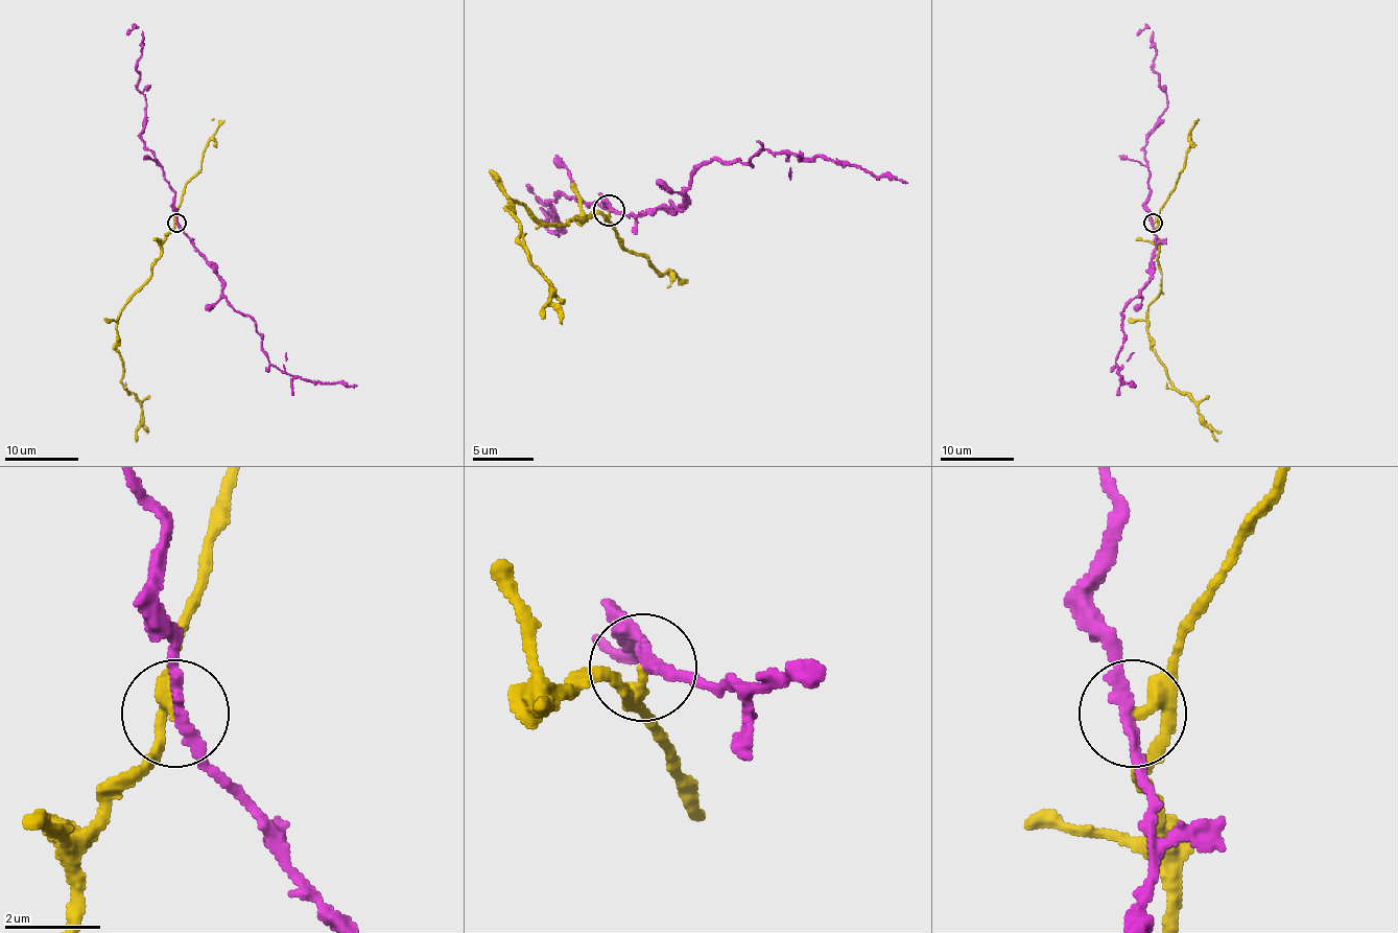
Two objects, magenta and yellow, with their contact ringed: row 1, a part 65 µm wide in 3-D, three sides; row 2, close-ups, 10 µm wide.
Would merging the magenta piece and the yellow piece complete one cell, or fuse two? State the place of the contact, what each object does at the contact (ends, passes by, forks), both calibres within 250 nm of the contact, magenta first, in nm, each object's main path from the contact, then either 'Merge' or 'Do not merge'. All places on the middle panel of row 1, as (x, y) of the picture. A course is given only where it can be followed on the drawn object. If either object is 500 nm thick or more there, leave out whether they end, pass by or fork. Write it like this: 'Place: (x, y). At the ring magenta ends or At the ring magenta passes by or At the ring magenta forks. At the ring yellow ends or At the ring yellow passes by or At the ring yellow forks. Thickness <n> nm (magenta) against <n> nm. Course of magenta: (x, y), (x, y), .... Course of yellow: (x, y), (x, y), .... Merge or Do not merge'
Place: (609, 210). At the ring magenta passes by. At the ring yellow passes by. Thickness 220 nm (magenta) against 240 nm. Course of magenta: (608, 211), (676, 208), (688, 181), (715, 159), (750, 162), (764, 149), (799, 159), (826, 156), (906, 183). Course of yellow: (608, 211), (606, 217), (544, 227), (516, 202), (510, 202), (519, 241), (550, 282), (541, 319). Do not merge

